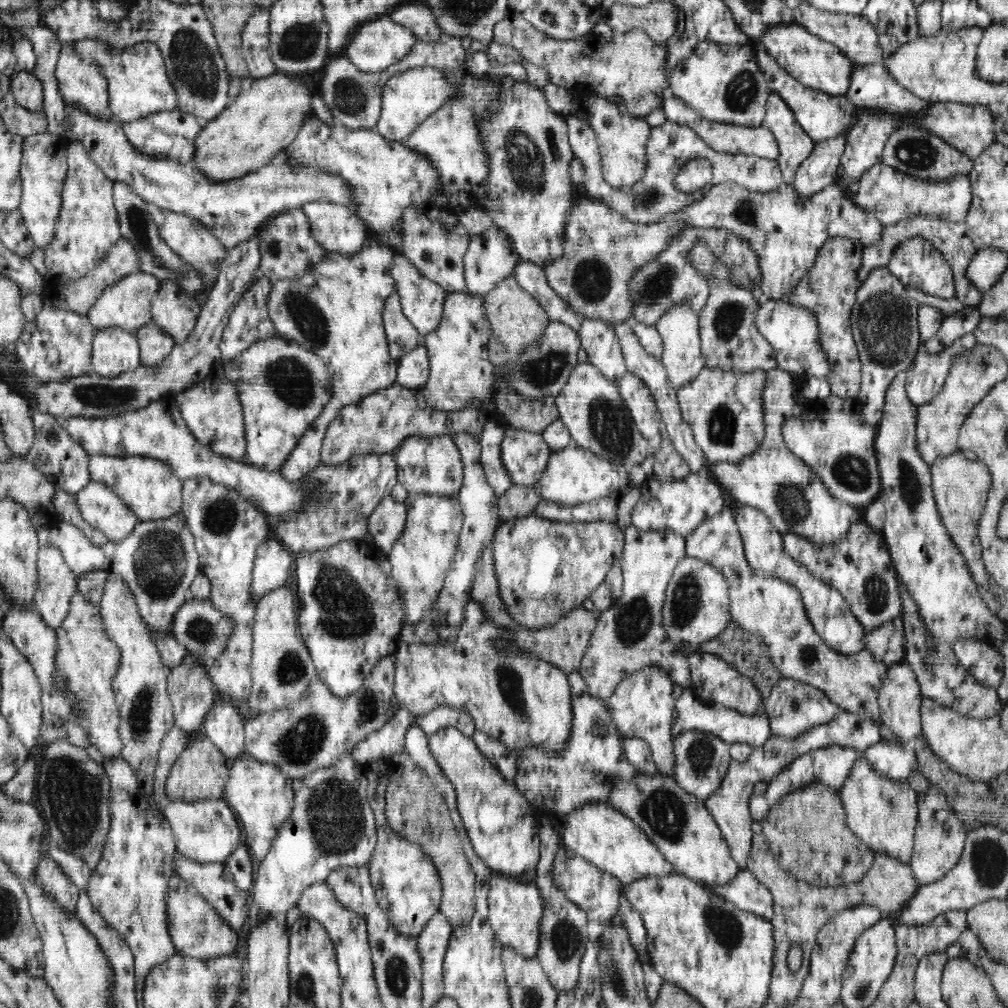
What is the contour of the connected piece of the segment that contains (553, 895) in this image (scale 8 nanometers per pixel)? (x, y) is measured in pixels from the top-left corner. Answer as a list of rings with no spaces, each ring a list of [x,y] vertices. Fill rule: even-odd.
[[[540,819],[538,826],[540,837],[540,860],[536,866],[536,879],[534,883],[540,889],[544,899],[543,915],[540,919],[540,936],[537,950],[537,959],[544,969],[548,980],[554,985],[557,992],[570,992],[576,990],[578,982],[579,964],[586,950],[589,938],[589,920],[586,912],[576,903],[570,901],[564,891],[554,881],[554,860],[560,846],[562,846],[559,832],[548,824],[548,820]]]

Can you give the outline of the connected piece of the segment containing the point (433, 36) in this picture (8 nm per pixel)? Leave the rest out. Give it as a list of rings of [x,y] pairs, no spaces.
[[[420,2],[398,5],[385,18],[410,28],[418,41],[438,42],[444,36],[431,10]]]

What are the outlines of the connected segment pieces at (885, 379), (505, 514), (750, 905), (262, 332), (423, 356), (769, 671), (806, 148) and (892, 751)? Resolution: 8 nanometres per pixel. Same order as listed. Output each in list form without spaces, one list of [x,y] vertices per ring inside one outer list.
[[[887,266],[874,268],[864,285],[857,288],[857,298],[852,308],[851,331],[861,362],[861,386],[858,398],[866,422],[878,426],[883,415],[885,392],[896,374],[909,370],[921,346],[918,310],[921,306],[908,297],[905,286],[893,276]]]
[[[512,485],[504,494],[498,496],[500,523],[533,515],[535,506],[542,501],[535,485]]]
[[[748,868],[738,871],[725,885],[702,885],[740,910],[753,912],[768,921],[773,916],[773,896],[770,889],[758,881]]]
[[[260,276],[254,284],[247,288],[243,293],[243,298],[238,302],[237,308],[234,308],[228,324],[224,328],[222,340],[220,340],[220,358],[222,361],[228,361],[233,356],[240,354],[249,346],[252,346],[258,339],[265,339],[277,336],[274,323],[268,315],[268,293],[272,282],[264,276]]]
[[[420,342],[414,350],[402,356],[397,365],[397,384],[421,391],[430,373],[430,361],[425,344]]]
[[[732,620],[724,629],[722,634],[719,634],[712,640],[702,642],[700,651],[712,653],[725,660],[736,671],[748,677],[755,688],[759,690],[762,700],[765,703],[770,696],[770,690],[781,679],[784,678],[780,670],[771,662],[769,648],[764,642],[764,639],[758,634],[743,629],[736,621]]]
[[[775,92],[768,94],[762,126],[768,127],[777,140],[783,182],[793,184],[798,167],[810,156],[816,142],[802,130],[792,110]]]
[[[879,743],[858,754],[866,756],[876,771],[894,781],[908,783],[909,779],[915,776],[914,770],[919,768],[919,760],[910,743],[904,744],[902,748],[893,744]]]

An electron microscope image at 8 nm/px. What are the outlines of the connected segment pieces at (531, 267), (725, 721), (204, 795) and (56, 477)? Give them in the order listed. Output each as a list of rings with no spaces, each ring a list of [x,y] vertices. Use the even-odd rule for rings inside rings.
[[[521,258],[513,271],[512,277],[520,284],[520,287],[529,292],[545,309],[551,321],[563,322],[572,328],[572,330],[579,332],[581,318],[548,285],[548,280],[542,267],[524,261],[524,258]]]
[[[685,687],[682,696],[675,702],[675,718],[671,728],[672,738],[686,731],[705,731],[720,738],[723,742],[746,743],[753,748],[763,746],[773,736],[769,717],[765,711],[762,711],[762,714],[745,716],[722,705],[704,704],[693,695],[691,687]]]
[[[205,737],[187,744],[176,763],[170,768],[166,782],[166,796],[172,801],[197,801],[200,799],[221,799],[229,780],[230,762],[224,754]]]
[[[43,409],[34,412],[31,417],[35,428],[35,440],[26,458],[32,460],[36,468],[44,473],[58,489],[75,495],[91,480],[87,469],[89,454],[64,430],[60,423],[61,419],[44,412]]]

